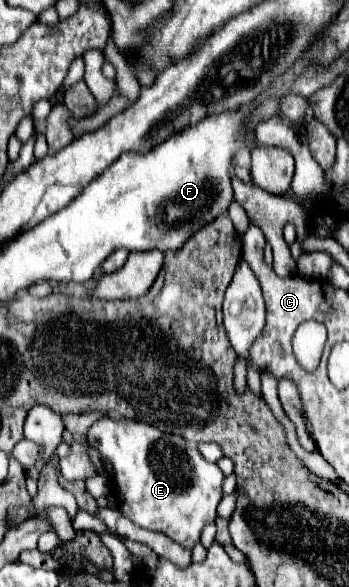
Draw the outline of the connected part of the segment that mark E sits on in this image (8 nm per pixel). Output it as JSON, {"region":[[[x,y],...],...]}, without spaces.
{"region":[[[101,418],[89,428],[87,440],[93,448],[97,448],[113,462],[113,494],[117,498],[117,504],[121,504],[121,512],[131,522],[145,530],[163,532],[165,536],[187,548],[193,548],[199,542],[203,526],[215,520],[217,504],[223,498],[225,474],[217,464],[207,462],[195,446],[185,442],[185,438],[161,432],[159,428],[143,422],[117,422],[111,418]]]}

